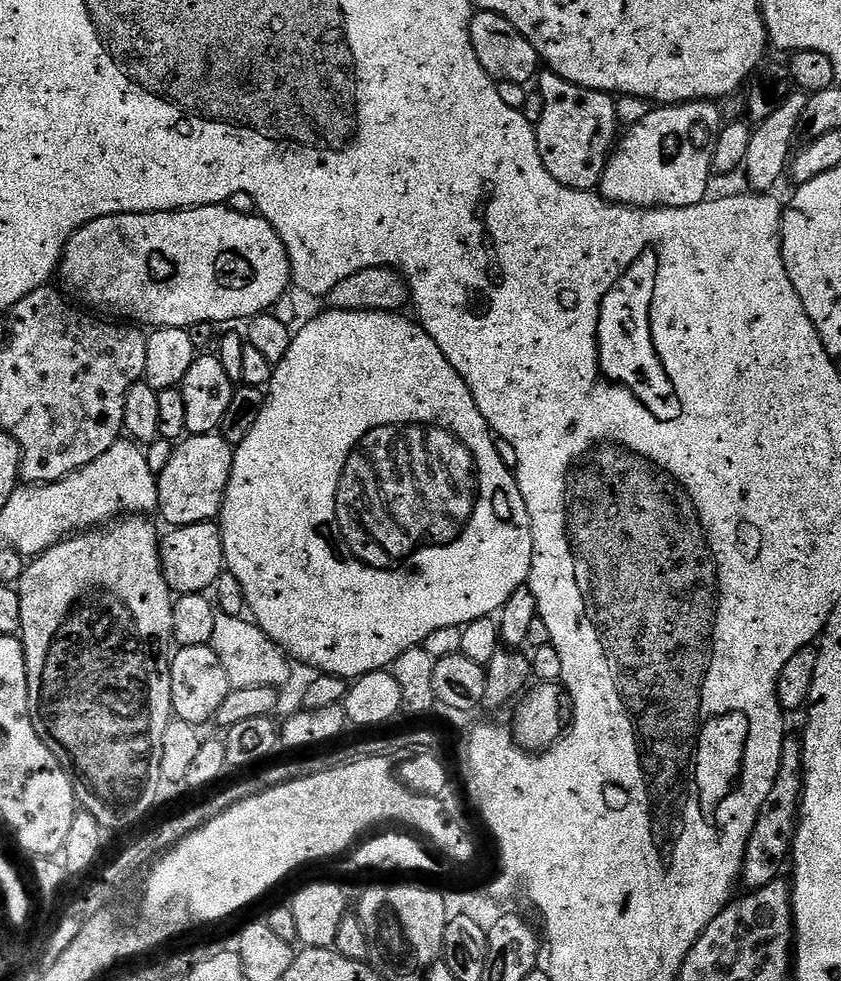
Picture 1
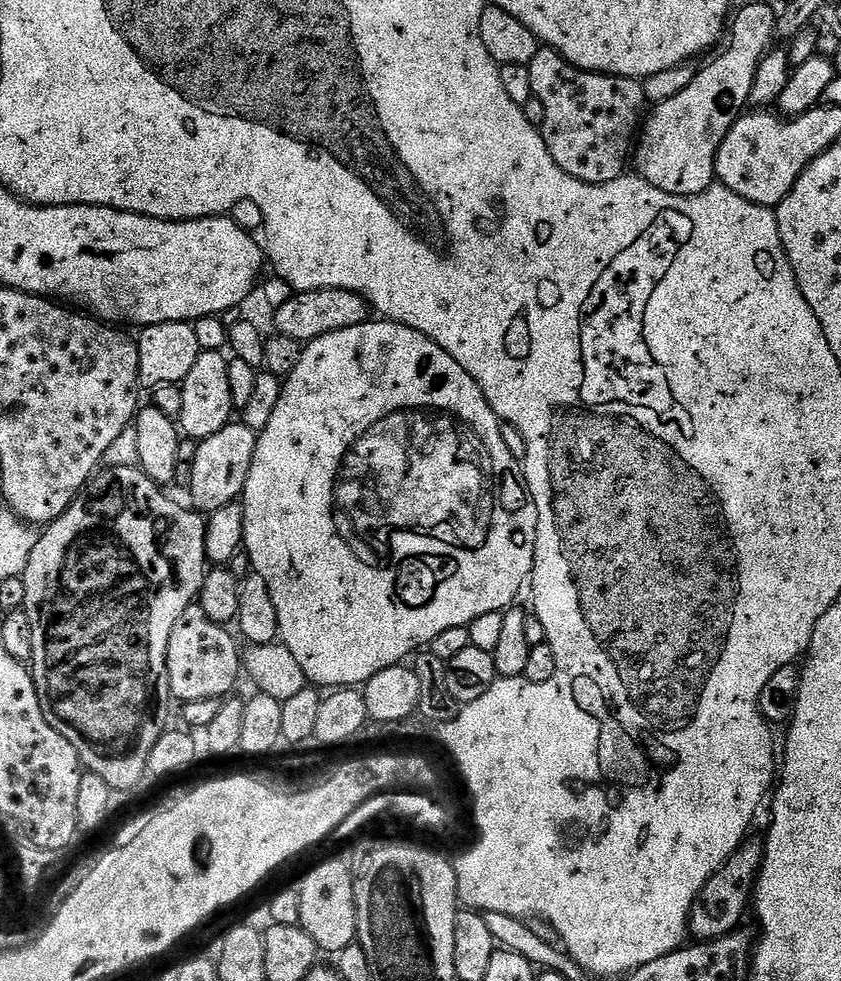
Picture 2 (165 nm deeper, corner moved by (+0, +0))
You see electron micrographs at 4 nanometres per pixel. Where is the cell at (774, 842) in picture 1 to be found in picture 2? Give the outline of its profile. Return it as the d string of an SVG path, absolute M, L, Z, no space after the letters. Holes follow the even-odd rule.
M745 838L738 846L738 850L734 850L734 854L716 873L706 882L706 886L702 886L702 890L698 894L698 898L694 902L694 906L688 915L688 931L691 939L696 942L705 940L721 940L724 936L731 936L733 932L741 927L740 924L744 920L744 915L749 915L750 909L754 904L754 893L756 891L756 880L760 876L760 867L764 864L764 842L763 839Z

